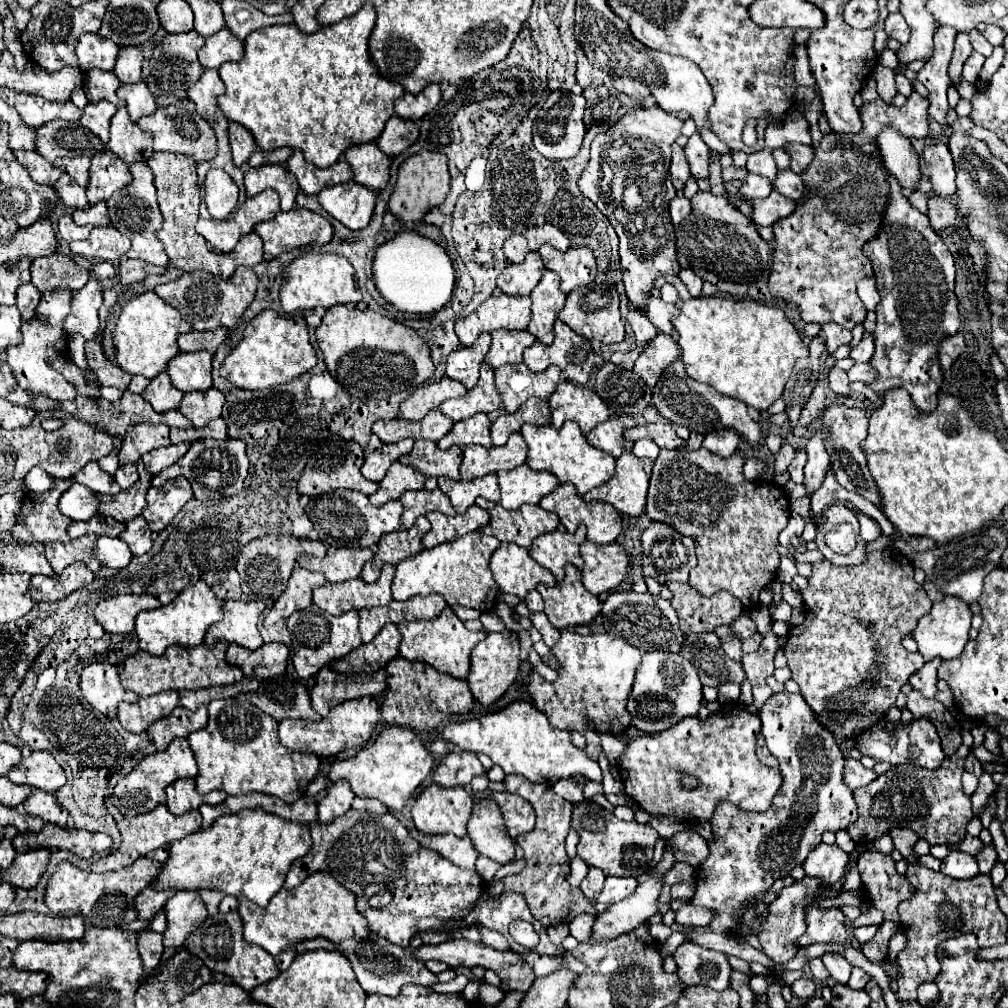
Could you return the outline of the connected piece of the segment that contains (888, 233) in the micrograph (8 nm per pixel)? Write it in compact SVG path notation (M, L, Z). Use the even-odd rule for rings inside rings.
M892 176L888 182L892 192L880 236L864 246L864 254L874 266L876 286L882 296L876 306L876 352L872 356L872 364L880 378L870 384L870 388L874 392L886 392L896 386L906 388L922 412L932 412L942 384L936 344L940 338L956 334L960 326L954 296L954 258L942 238L932 230L928 216L910 206Z

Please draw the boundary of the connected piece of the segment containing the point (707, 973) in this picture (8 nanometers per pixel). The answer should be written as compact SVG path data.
M686 940L674 952L674 960L678 964L678 976L686 986L702 984L714 990L726 990L730 986L732 966L724 952L708 950Z

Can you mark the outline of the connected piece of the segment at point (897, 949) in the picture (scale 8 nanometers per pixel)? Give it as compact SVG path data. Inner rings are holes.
M898 932L889 942L888 960L897 963L898 954L905 948L906 936L904 932Z

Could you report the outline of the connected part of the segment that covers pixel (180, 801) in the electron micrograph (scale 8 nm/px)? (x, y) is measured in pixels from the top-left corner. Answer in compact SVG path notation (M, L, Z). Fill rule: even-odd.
M182 778L182 780L172 782L166 788L166 794L168 794L166 806L172 814L184 814L188 810L196 810L200 804L222 804L228 796L220 790L214 790L214 792L204 794L204 796L198 794L194 778Z

